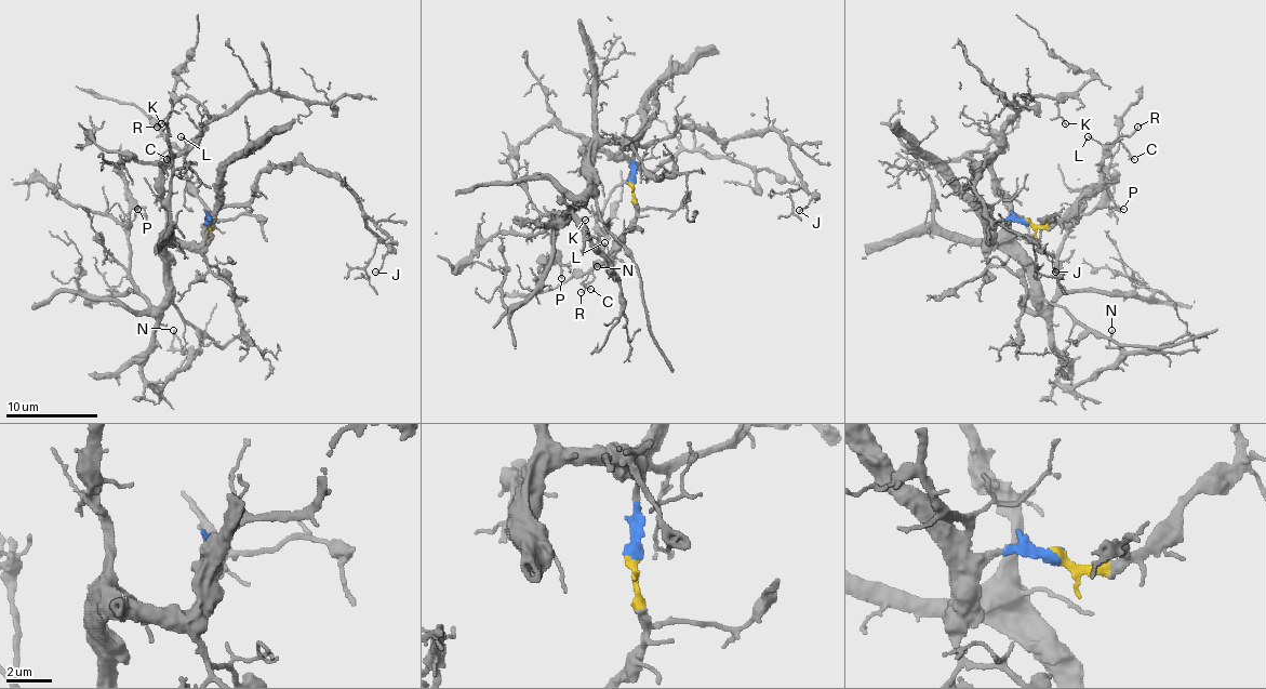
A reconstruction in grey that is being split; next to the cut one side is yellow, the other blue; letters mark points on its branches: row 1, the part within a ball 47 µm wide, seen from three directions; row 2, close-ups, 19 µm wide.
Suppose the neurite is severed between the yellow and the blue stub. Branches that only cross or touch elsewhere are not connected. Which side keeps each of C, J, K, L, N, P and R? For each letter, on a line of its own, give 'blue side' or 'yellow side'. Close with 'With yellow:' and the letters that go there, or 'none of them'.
C: yellow side
J: blue side
K: blue side
L: yellow side
N: blue side
P: blue side
R: yellow side
With yellow: C, L, R

